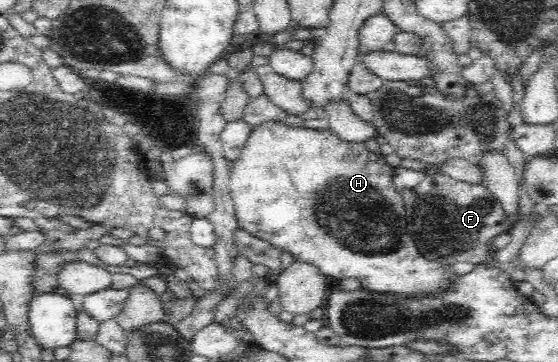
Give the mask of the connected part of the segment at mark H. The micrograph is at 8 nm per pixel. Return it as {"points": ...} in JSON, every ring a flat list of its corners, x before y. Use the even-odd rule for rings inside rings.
{"points":[[279,122,261,124,252,130,246,146,243,147,239,158,230,168,230,197,239,226,249,234,267,241,279,250,287,250,294,260,306,262,317,268,331,282,338,283,344,279,353,278,361,282,360,288,373,292,386,292,397,296,431,296,435,292,447,292,447,287,458,277,451,272,450,266,444,266,437,261,425,259,419,252,413,237,406,232,406,210,400,191,393,184,394,169,385,161,382,154,374,153,365,147,364,143,351,143,340,140,329,130,312,130,302,126,286,126]]}

